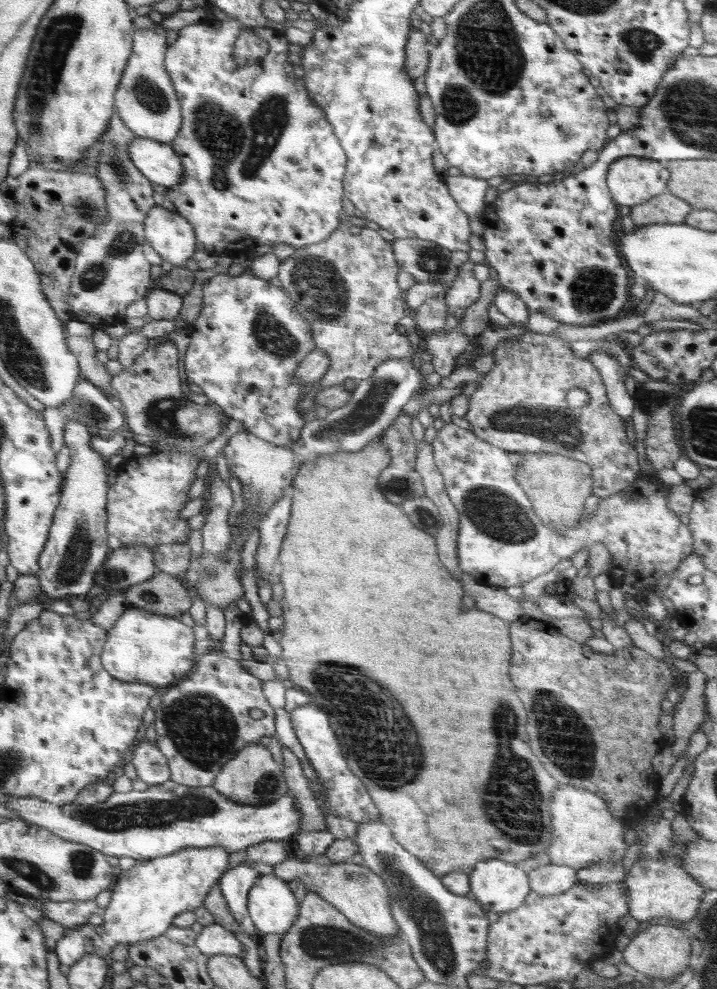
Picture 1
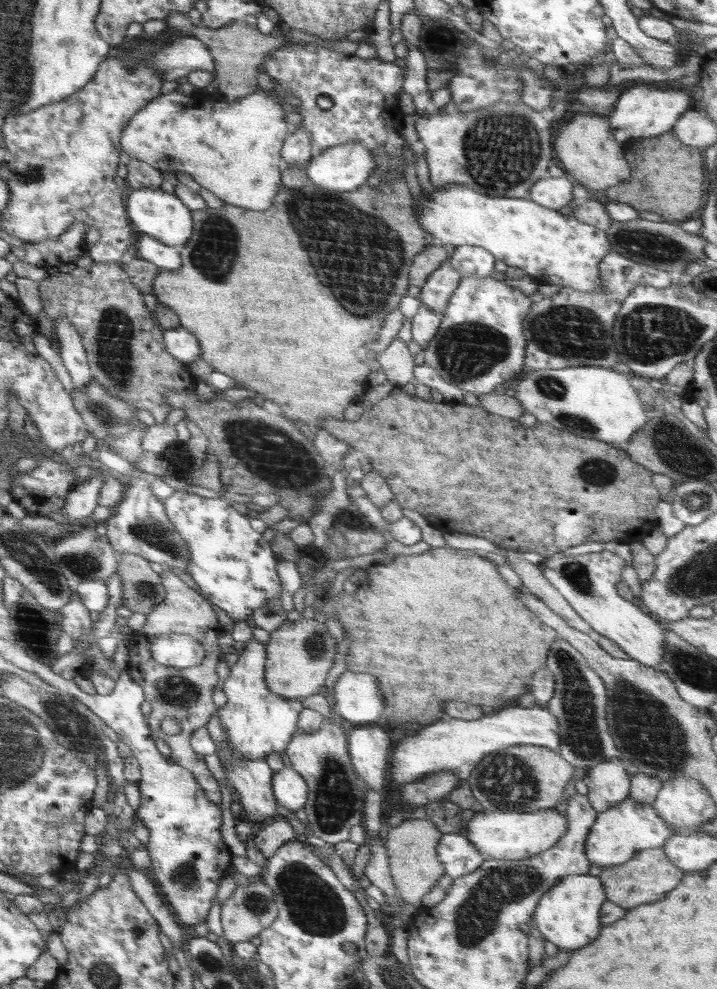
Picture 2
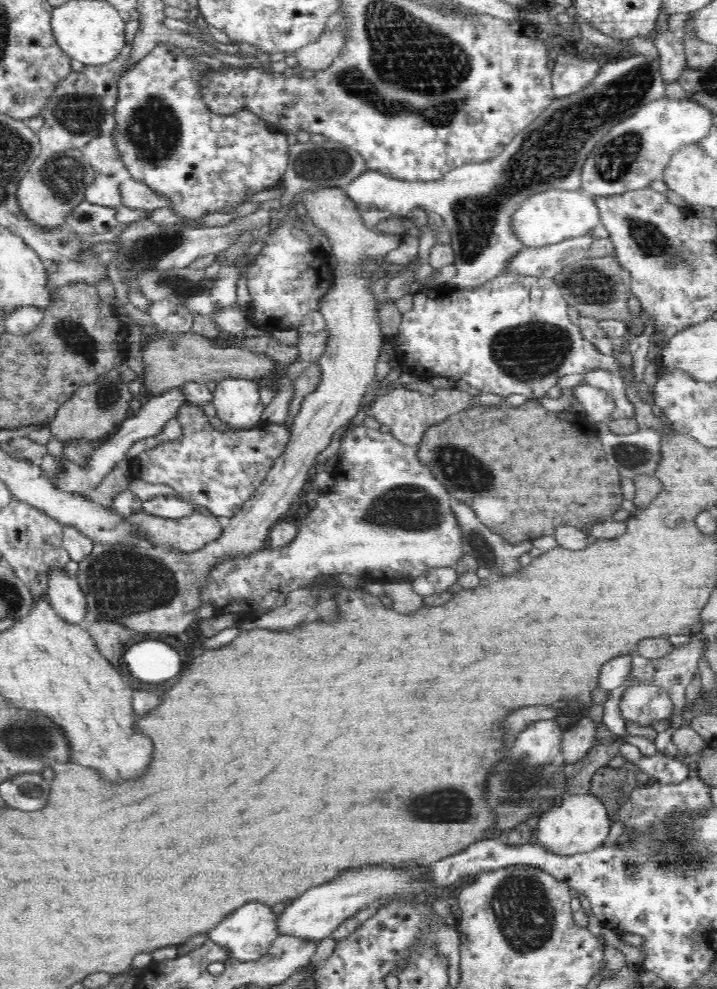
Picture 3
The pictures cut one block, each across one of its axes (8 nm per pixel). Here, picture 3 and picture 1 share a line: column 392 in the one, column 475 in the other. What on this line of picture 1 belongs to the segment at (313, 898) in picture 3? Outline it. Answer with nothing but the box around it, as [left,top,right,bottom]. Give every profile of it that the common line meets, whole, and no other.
[469,860,531,914]

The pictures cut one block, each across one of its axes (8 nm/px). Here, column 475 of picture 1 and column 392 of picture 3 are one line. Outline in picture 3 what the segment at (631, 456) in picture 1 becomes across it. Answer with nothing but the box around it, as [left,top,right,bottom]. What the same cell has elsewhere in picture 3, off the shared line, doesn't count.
[366,385,476,446]

